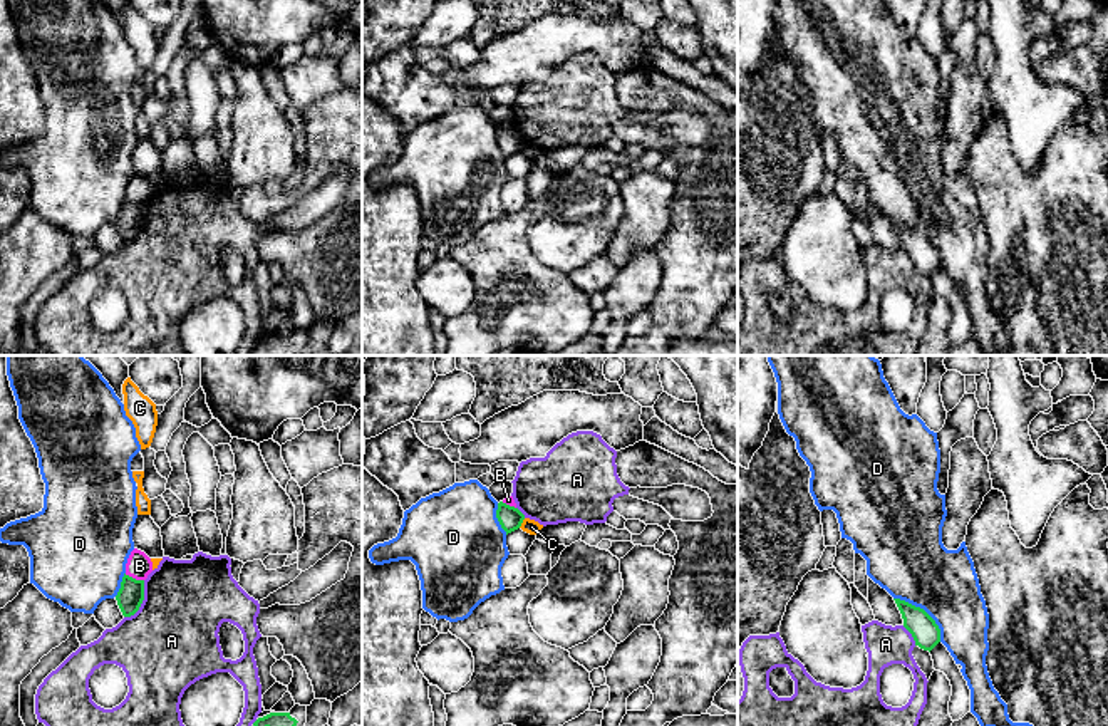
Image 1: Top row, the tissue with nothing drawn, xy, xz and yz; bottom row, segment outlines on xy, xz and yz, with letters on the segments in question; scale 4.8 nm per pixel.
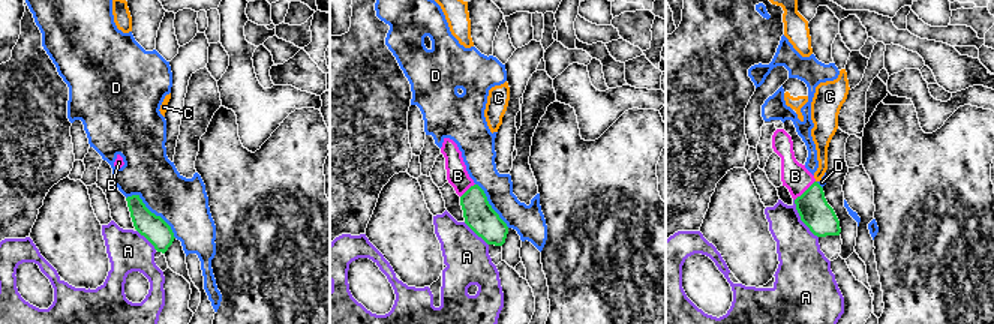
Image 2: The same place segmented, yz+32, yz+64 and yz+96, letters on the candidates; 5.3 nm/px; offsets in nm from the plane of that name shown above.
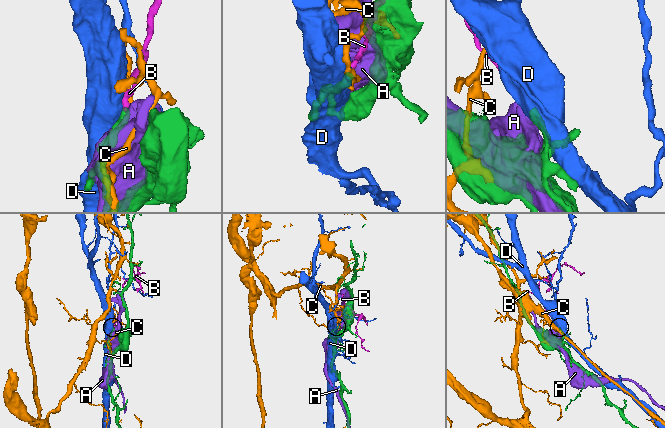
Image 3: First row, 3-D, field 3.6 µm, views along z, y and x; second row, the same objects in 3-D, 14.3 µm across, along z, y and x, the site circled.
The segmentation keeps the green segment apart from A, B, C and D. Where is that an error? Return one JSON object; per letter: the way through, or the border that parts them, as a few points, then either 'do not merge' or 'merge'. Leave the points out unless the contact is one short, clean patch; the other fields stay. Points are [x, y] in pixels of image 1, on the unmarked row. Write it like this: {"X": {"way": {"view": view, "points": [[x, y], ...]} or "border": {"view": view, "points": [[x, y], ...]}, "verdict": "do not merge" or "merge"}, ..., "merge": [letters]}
{"A": {"verdict": "do not merge"}, "B": {"way": {"view": "xy", "points": [[129, 222], [134, 203], [139, 190]]}, "verdict": "merge"}, "C": {"verdict": "do not merge"}, "D": {"verdict": "do not merge"}, "merge": ["B"]}

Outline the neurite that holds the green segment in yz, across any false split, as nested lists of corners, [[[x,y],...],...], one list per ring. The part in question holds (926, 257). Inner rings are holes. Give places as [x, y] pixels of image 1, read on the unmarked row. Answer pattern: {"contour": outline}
{"contour": [[[900,223],[893,225],[902,238],[903,252],[912,258],[915,270],[930,277],[940,267],[940,253],[935,245],[920,231]]]}

